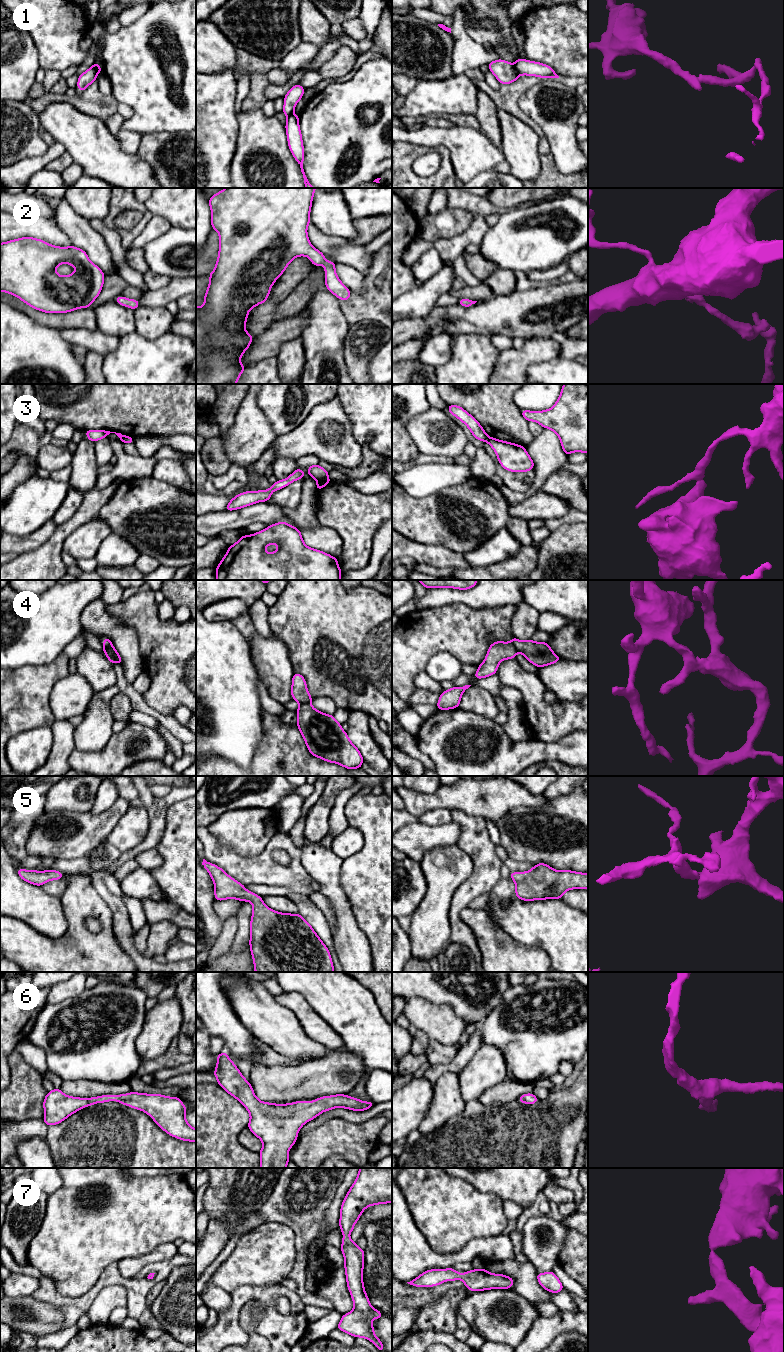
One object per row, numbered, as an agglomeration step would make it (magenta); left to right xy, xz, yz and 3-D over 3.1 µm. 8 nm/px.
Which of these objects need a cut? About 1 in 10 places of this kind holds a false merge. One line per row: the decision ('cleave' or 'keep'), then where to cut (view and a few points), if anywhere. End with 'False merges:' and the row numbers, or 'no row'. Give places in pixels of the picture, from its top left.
1: cleave; cut yz (513, 64), (519, 74)
2: keep; cut none
3: cleave; cut xz (327, 476), (317, 480)
4: cleave; cut xy (103, 646), (110, 647), (115, 651), (116, 662)
5: keep; cut none
6: keep; cut none
7: keep; cut none
False merges: 1, 3, 4

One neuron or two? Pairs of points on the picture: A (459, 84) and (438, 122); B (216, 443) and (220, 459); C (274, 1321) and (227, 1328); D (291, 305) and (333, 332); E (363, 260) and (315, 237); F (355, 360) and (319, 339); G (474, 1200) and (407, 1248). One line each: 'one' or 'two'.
A: two
B: one
C: one
D: two
E: one
F: two
G: two

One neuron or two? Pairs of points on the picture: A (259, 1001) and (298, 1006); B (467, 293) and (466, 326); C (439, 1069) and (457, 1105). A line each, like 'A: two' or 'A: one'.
A: two
B: two
C: two

